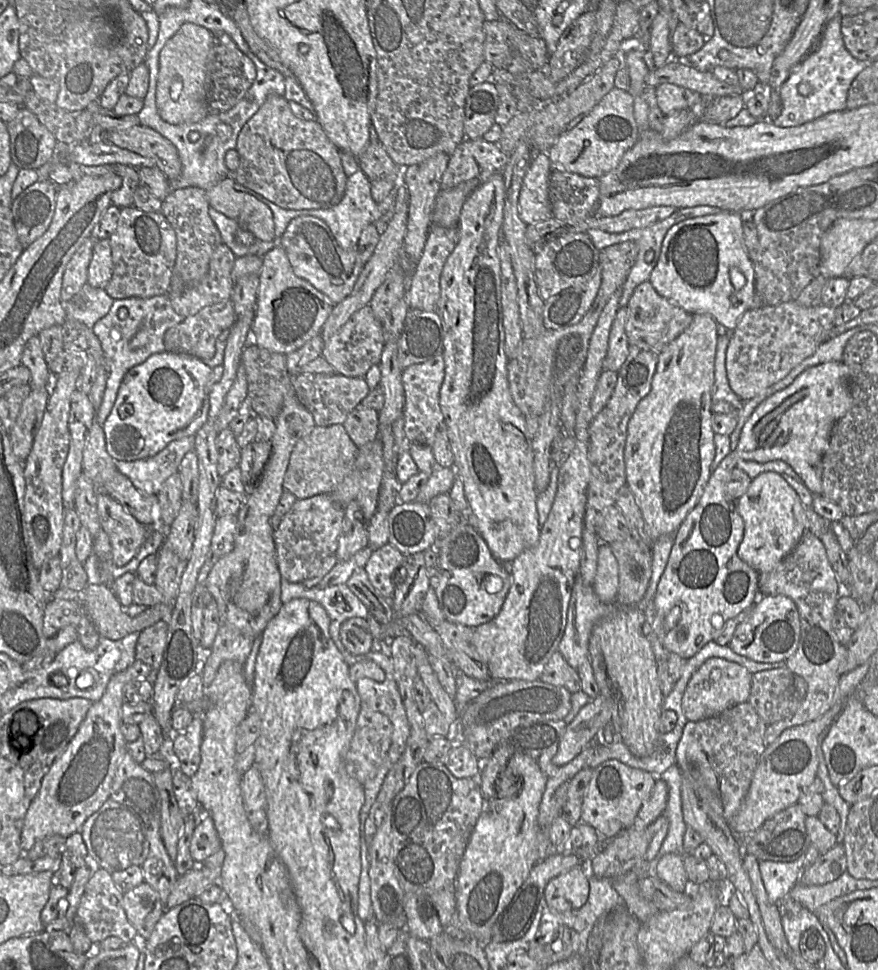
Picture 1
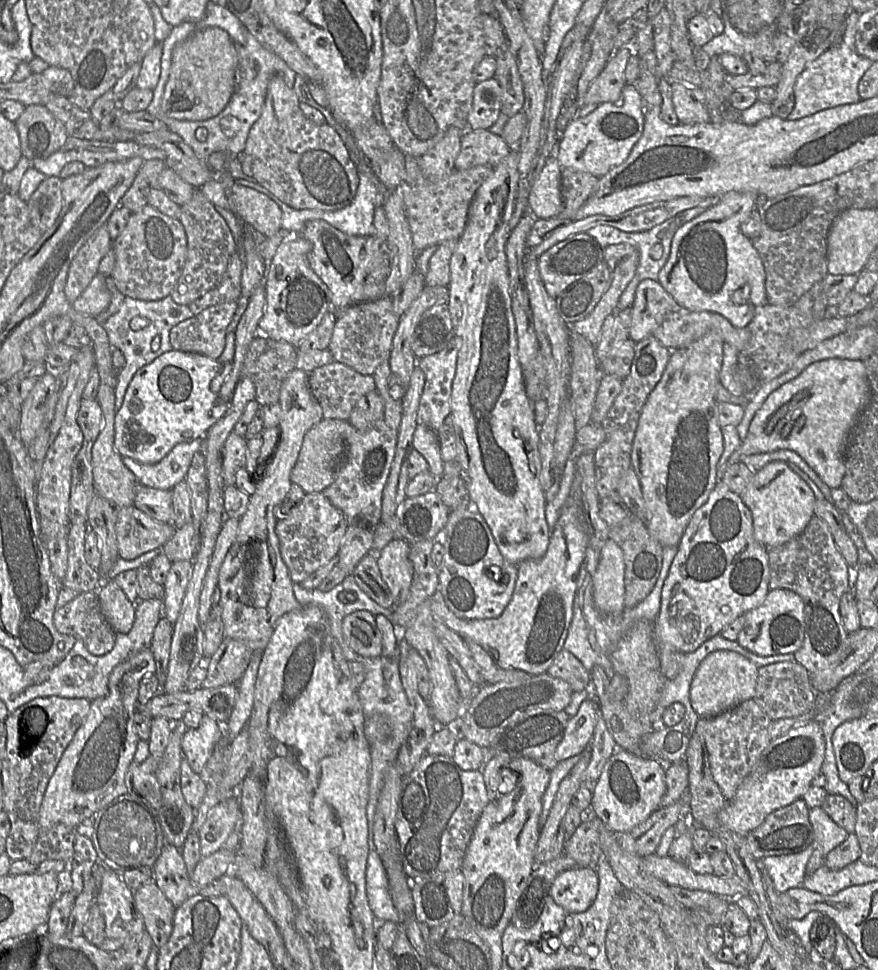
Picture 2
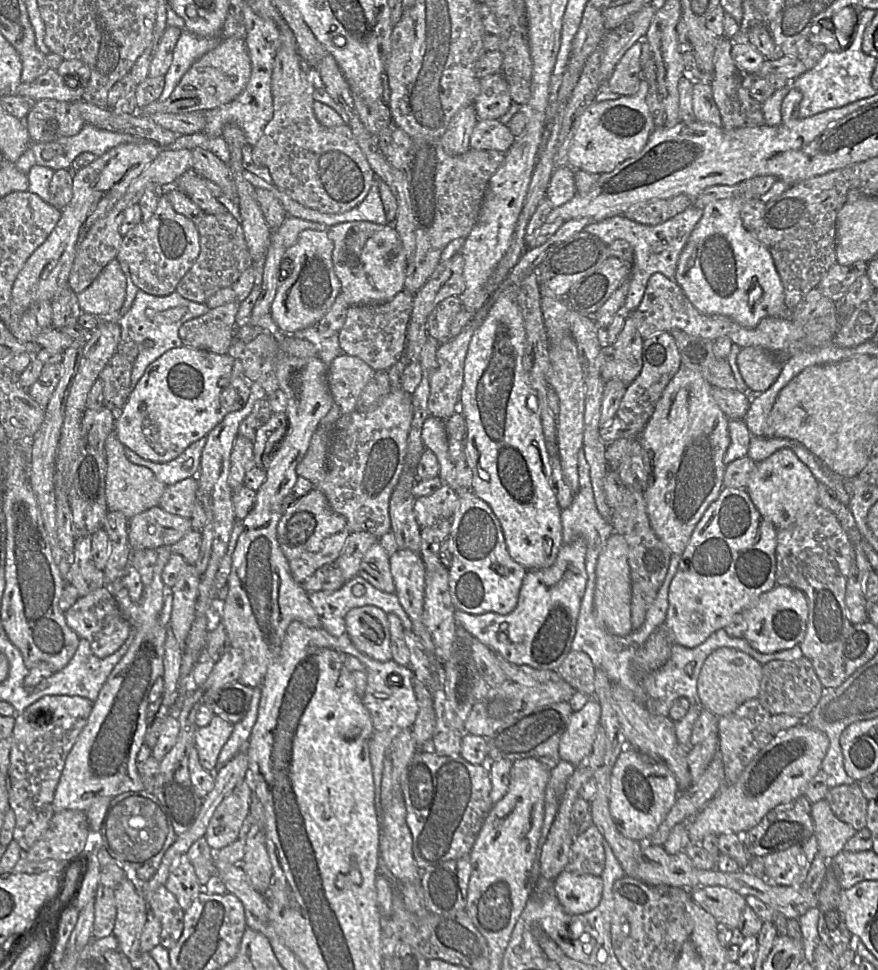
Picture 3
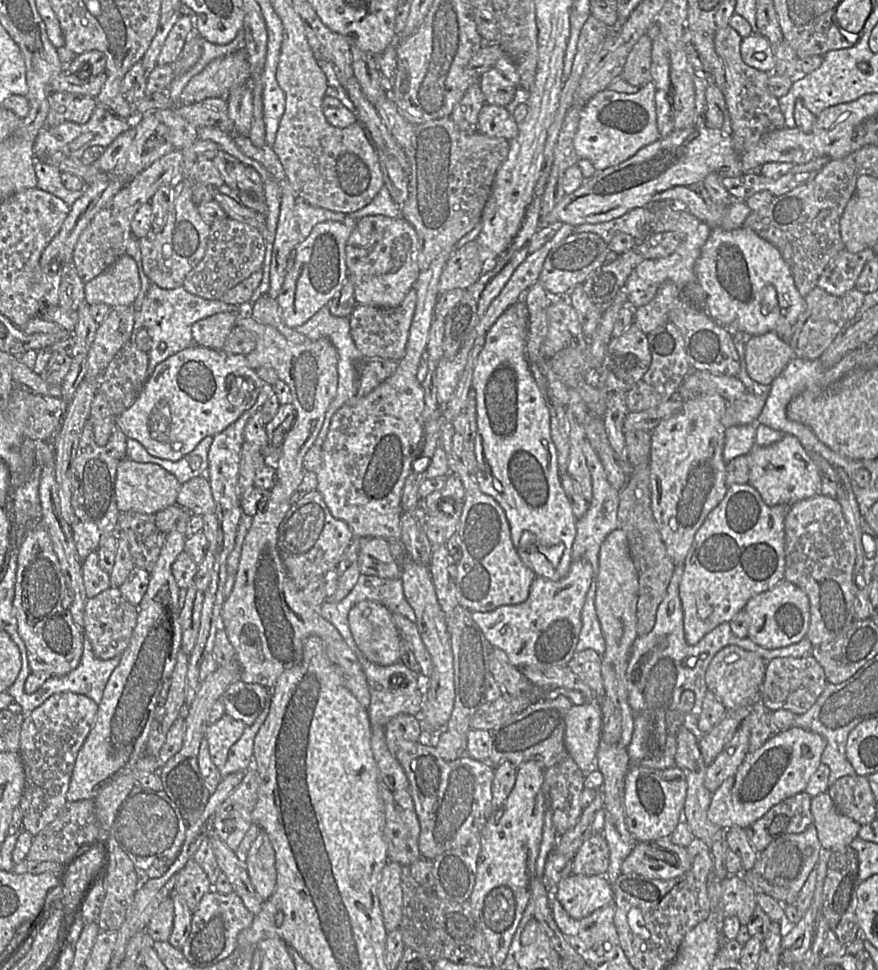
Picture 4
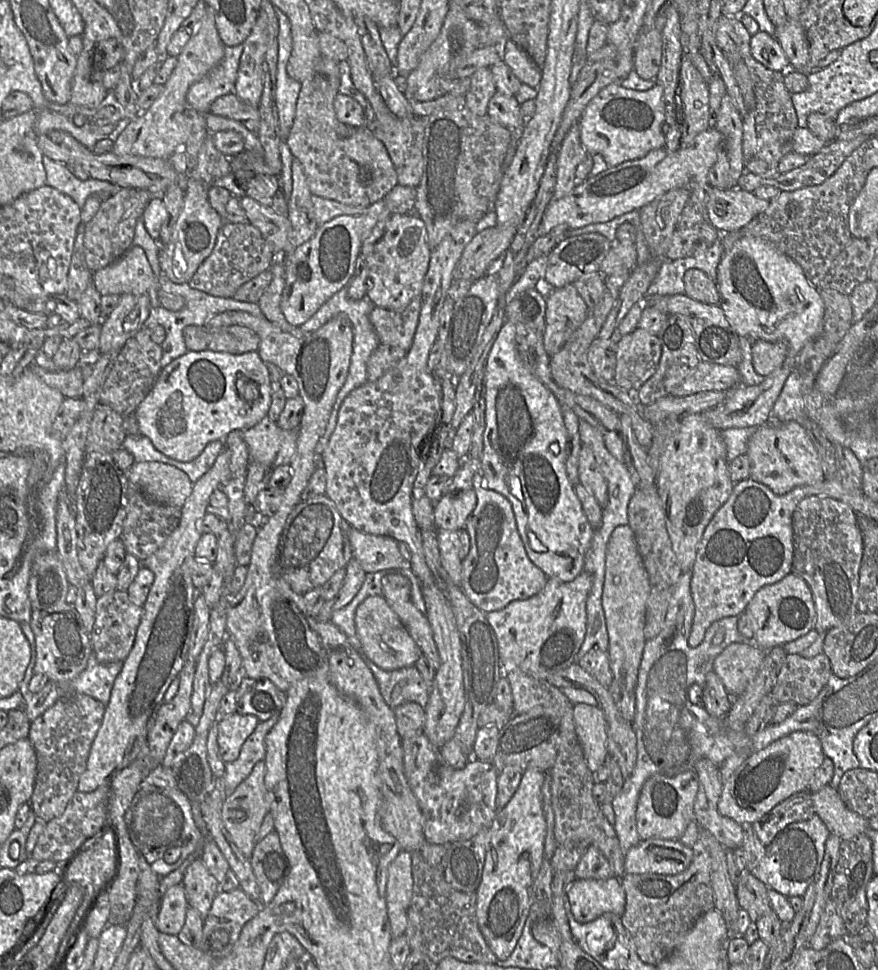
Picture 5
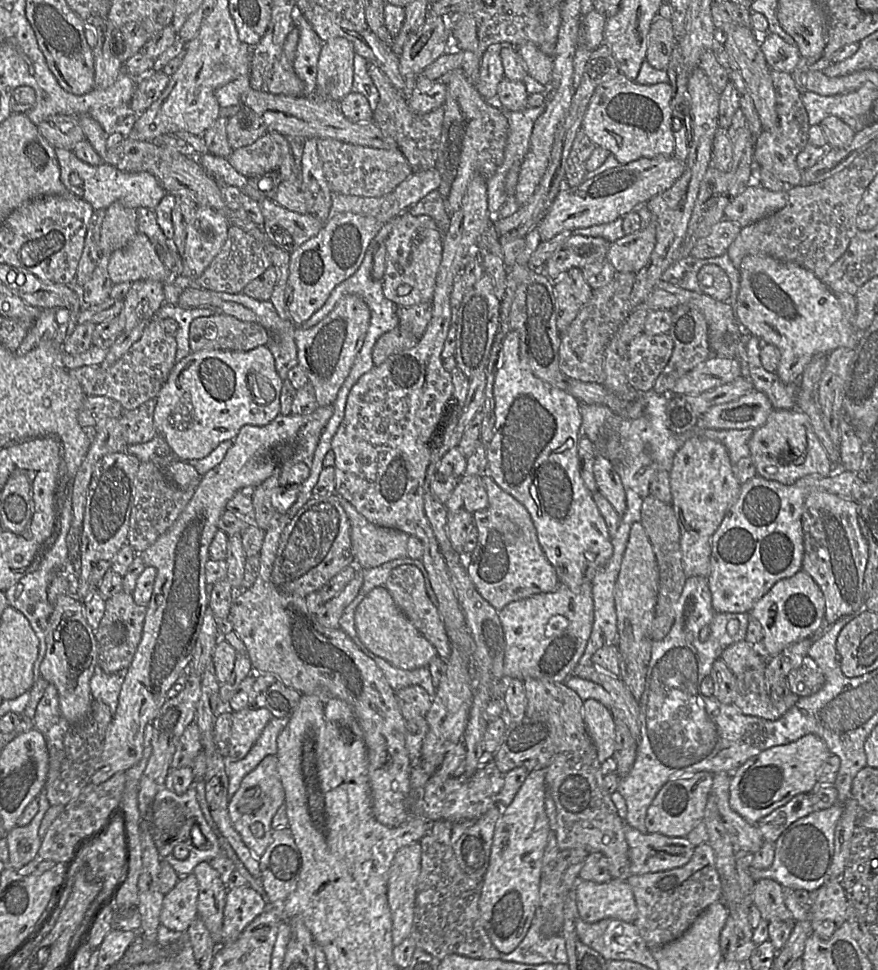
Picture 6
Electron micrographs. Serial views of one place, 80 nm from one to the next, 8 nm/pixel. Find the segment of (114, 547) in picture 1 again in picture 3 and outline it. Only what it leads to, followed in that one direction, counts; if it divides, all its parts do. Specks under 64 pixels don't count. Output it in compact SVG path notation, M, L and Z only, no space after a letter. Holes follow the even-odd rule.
M156 506L128 520L129 546L131 550L171 546L192 529L190 518L168 513Z

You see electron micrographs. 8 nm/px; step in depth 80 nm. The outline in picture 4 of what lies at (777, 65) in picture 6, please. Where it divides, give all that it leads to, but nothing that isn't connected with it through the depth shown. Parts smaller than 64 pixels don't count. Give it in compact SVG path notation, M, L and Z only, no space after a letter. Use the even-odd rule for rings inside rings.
M760 33L743 38L740 53L742 60L753 68L770 73L775 69L775 47Z

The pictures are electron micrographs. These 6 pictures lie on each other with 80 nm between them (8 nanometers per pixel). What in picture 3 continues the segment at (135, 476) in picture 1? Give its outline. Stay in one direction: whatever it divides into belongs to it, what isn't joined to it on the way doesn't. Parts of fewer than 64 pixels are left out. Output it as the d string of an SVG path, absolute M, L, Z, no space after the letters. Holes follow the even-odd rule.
M203 437L189 445L177 458L166 463L146 460L126 447L124 452L130 462L149 468L159 481L170 486L184 479L197 477L205 444L206 438Z

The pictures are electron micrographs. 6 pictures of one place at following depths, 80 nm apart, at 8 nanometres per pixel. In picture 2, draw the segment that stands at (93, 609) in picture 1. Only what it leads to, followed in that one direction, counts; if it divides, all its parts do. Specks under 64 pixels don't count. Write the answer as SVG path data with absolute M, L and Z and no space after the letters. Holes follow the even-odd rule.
M106 579L96 590L101 612L116 634L125 634L130 631L135 621L135 603L131 602L124 591L113 579Z

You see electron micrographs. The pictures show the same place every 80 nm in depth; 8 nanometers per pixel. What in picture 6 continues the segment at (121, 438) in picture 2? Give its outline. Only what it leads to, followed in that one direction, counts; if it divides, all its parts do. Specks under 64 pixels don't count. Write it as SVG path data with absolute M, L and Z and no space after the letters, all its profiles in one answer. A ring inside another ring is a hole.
M267 346L250 351L201 350L176 362L156 396L153 421L158 434L183 461L202 459L221 442L236 438L245 425L264 426L280 415L280 393L284 381L275 368L275 358Z

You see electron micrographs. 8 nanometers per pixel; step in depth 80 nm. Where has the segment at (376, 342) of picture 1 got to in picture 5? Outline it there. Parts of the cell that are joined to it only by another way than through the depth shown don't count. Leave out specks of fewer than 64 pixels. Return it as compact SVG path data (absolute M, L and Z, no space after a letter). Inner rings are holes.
M421 296L415 297L402 310L375 307L369 320L378 336L379 344L408 351L413 342L421 310Z

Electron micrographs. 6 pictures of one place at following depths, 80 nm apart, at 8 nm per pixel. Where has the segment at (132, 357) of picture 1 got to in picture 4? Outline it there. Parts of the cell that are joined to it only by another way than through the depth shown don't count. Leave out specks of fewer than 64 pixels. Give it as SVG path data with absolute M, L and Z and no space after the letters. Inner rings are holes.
M150 284L145 297L134 313L133 337L140 330L146 330L150 338L150 349L148 353L148 373L151 374L155 367L168 357L195 345L192 340L192 325L204 318L222 312L240 313L249 315L249 311L243 313L237 305L227 304L220 300L207 300L187 292L183 287L175 289L163 289Z

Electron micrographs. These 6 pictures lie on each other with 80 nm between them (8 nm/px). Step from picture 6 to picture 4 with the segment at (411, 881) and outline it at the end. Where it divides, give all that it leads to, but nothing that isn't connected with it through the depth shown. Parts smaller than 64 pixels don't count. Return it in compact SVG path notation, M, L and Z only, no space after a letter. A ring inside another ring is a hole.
M389 861L382 870L378 896L387 933L399 929L403 913L402 866Z

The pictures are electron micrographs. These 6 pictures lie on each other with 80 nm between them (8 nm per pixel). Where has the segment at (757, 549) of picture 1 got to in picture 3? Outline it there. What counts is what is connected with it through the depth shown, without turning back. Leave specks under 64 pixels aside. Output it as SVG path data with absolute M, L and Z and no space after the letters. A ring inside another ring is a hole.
M789 448L755 463L746 491L763 519L777 529L790 525L817 504L818 482L809 468Z

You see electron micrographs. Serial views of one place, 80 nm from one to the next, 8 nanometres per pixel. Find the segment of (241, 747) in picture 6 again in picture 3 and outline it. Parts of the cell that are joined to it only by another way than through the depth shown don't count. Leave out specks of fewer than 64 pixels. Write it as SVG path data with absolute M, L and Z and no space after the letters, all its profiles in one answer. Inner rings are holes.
M214 716L207 726L195 733L195 747L199 762L208 771L214 772L222 747L232 734L234 724Z

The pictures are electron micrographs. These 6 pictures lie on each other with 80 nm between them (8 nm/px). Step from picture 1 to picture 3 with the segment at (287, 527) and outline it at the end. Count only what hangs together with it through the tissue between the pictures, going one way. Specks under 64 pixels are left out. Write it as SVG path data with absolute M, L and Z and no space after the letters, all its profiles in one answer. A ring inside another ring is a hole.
M315 487L284 511L277 525L280 548L294 580L301 585L317 569L335 563L350 533L346 519L331 508L325 495Z

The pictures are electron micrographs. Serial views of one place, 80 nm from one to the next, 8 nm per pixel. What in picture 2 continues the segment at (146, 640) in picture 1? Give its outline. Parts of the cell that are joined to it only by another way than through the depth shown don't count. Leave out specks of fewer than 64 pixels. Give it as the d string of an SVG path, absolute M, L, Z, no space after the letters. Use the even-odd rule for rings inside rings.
M161 617L154 628L152 639L148 647L152 651L155 659L155 676L160 681L160 690L167 675L172 632L172 624L166 617Z

